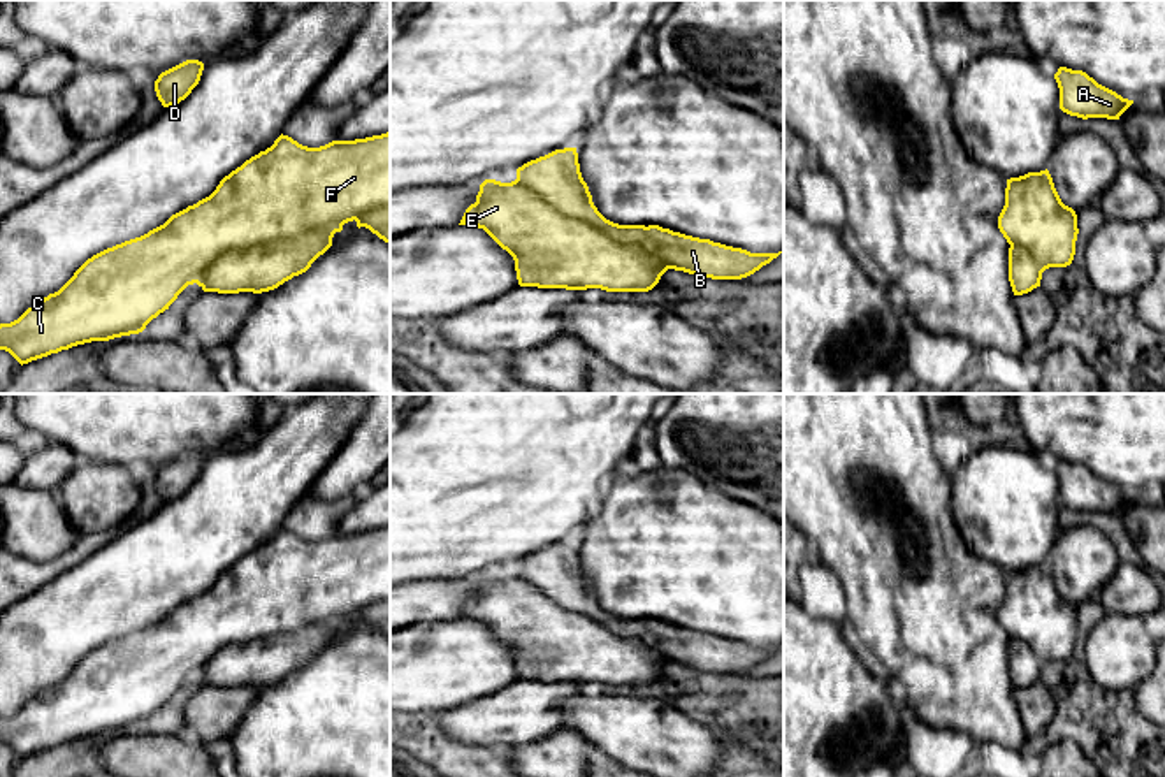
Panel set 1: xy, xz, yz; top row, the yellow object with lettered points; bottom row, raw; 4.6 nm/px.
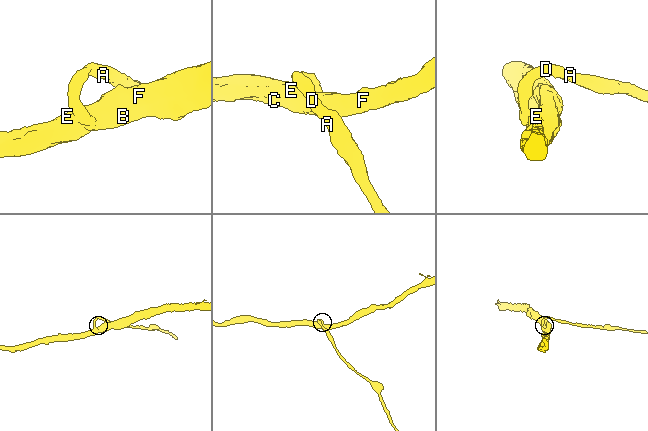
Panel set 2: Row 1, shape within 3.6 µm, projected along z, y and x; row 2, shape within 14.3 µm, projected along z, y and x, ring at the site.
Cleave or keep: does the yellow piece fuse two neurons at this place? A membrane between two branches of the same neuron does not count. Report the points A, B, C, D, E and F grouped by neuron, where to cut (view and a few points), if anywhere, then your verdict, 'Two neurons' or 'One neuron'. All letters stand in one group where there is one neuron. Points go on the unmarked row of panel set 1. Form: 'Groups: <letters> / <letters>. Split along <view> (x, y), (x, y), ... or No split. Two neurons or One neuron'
Groups: A B C D E F. No split. One neuron

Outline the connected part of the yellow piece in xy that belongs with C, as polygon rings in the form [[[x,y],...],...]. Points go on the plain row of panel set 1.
[[[390,526],[332,534],[320,541],[302,540],[281,527],[271,541],[225,570],[209,591],[172,608],[148,628],[93,649],[58,686],[35,696],[18,714],[0,717],[0,744],[23,759],[77,738],[139,728],[193,677],[204,686],[218,687],[274,684],[306,666],[332,640],[334,628],[353,614],[358,622],[365,621],[390,638]]]

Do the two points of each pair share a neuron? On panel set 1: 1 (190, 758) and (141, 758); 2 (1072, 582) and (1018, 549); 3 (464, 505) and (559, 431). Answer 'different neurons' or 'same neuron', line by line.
1: same neuron
2: same neuron
3: same neuron

